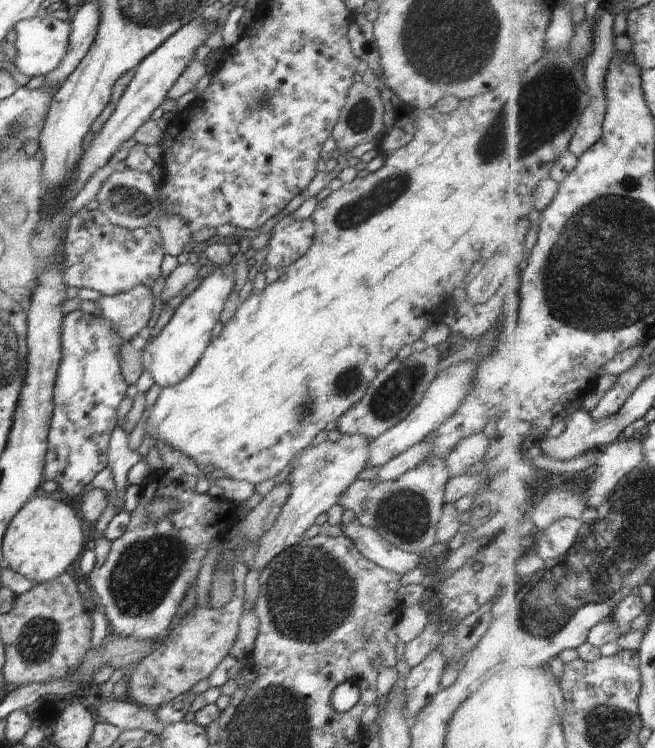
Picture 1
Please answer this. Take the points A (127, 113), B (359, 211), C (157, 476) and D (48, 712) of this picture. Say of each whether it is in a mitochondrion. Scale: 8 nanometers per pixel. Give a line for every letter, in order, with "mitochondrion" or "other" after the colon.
A: other
B: mitochondrion
C: other
D: other

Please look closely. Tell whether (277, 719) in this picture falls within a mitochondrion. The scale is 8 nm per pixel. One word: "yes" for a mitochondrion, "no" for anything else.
yes

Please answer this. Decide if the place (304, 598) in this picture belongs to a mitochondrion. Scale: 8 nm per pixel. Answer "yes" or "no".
yes

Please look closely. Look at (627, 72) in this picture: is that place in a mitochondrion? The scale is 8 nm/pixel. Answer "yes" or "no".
no

